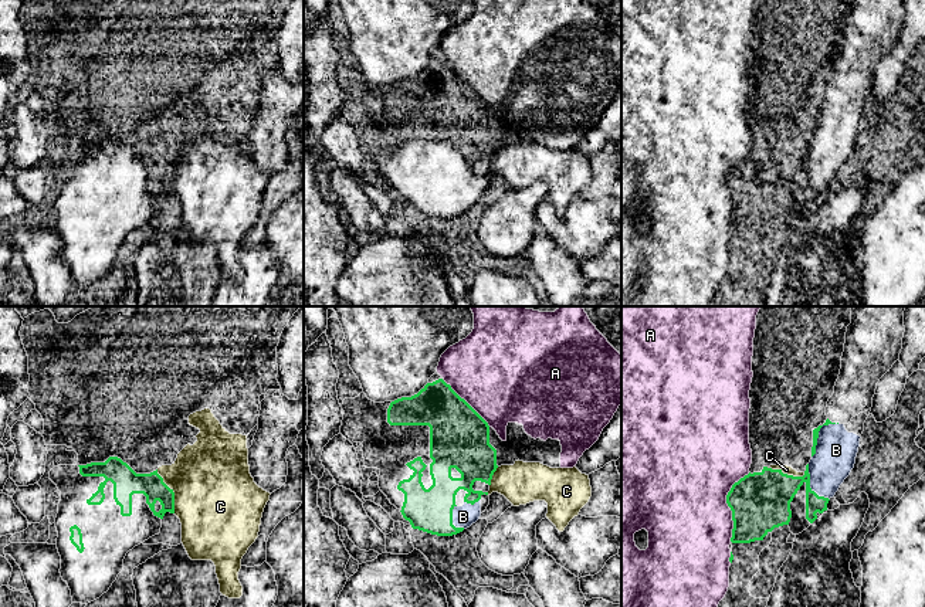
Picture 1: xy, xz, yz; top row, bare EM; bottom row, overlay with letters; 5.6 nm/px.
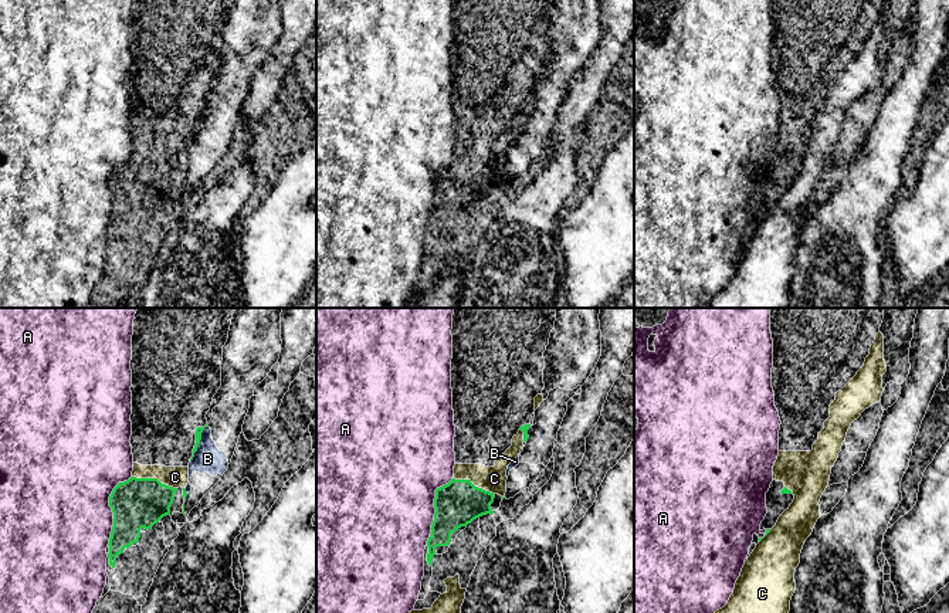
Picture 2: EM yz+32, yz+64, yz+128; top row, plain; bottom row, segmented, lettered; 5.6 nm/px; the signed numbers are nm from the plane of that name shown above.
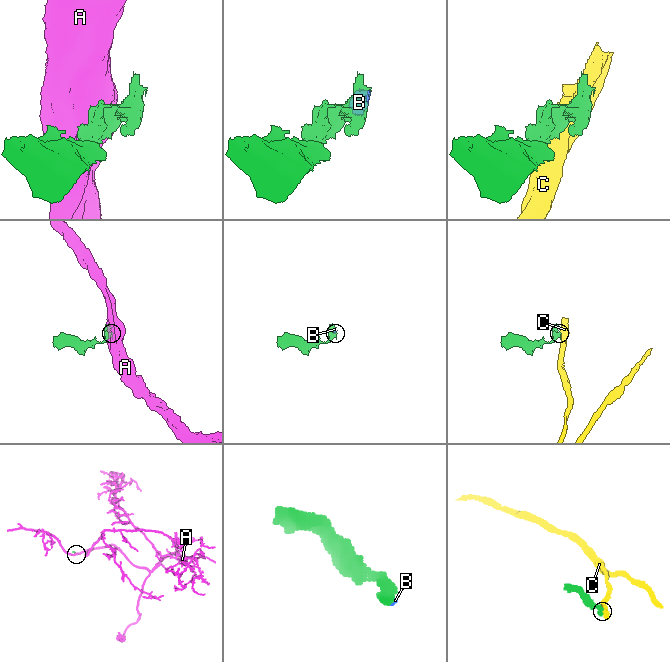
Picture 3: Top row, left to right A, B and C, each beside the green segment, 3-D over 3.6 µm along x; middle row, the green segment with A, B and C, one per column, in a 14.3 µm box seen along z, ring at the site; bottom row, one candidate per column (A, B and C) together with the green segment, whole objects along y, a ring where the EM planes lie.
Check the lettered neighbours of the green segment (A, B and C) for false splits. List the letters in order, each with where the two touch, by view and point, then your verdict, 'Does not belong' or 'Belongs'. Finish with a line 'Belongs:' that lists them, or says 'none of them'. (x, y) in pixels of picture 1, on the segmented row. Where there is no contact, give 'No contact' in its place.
A: Touches green at yz (728, 505). Does not belong
B: Touches green at yz (817, 434). Belongs
C: Touches green at xy (172, 491). Does not belong
Belongs: B

